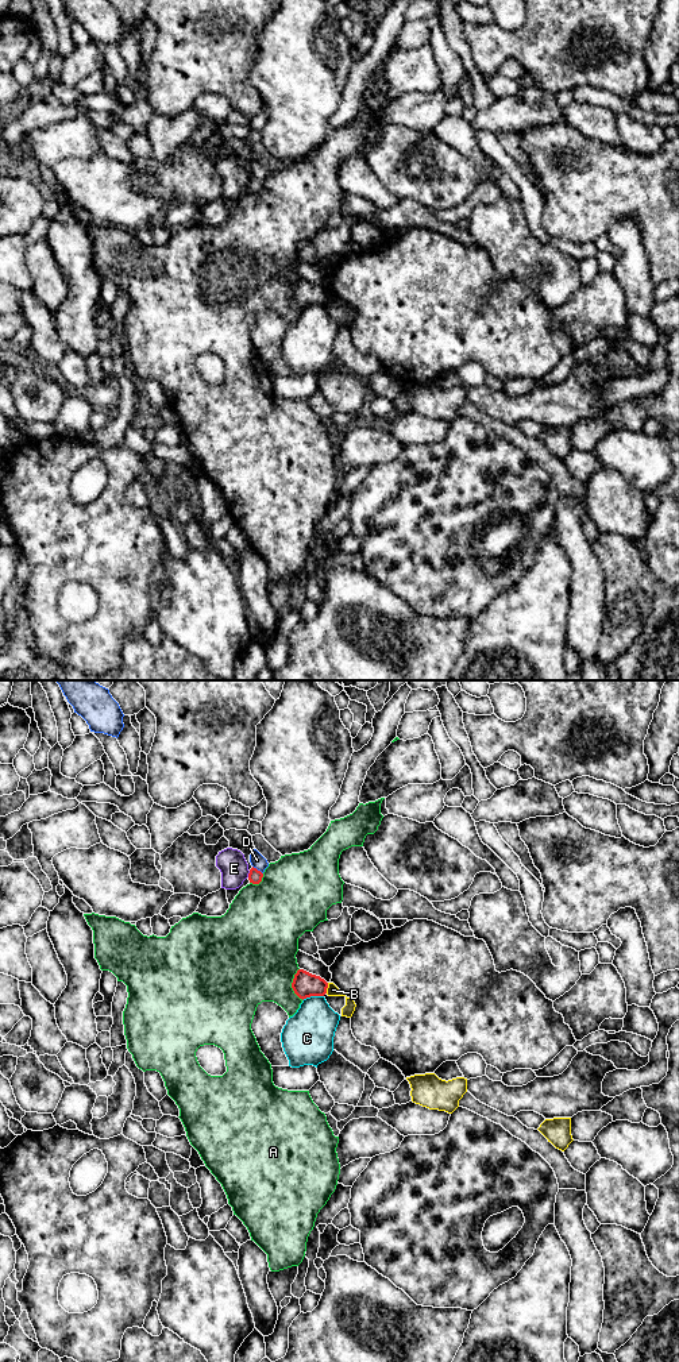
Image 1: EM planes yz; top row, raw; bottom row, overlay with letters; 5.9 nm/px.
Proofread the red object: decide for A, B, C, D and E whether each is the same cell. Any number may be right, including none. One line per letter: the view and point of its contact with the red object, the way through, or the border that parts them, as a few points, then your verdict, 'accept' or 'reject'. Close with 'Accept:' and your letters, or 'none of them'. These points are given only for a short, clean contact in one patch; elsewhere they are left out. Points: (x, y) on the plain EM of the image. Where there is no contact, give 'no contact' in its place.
A: yz (292, 293) | reject
B: yz (327, 296) | along yz (328, 292), (326, 301) | reject
C: yz (312, 304) | reject
D: yz (257, 178) | reject
E: yz (249, 182) | reject
Accept: none of them

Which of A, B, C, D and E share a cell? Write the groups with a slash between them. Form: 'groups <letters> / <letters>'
groups A / B / C / D / E

